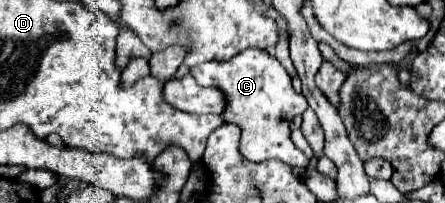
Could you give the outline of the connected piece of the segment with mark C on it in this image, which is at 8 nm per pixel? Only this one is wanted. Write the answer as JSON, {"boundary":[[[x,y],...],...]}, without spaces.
{"boundary":[[[248,48],[236,54],[232,60],[210,60],[190,68],[190,74],[200,86],[214,86],[222,90],[226,98],[226,108],[222,112],[224,122],[240,126],[240,152],[250,162],[262,162],[268,158],[282,160],[290,166],[306,168],[306,156],[290,140],[290,122],[296,114],[302,114],[308,108],[308,102],[302,94],[296,94],[292,88],[292,78],[284,66],[268,52],[260,48]]]}

